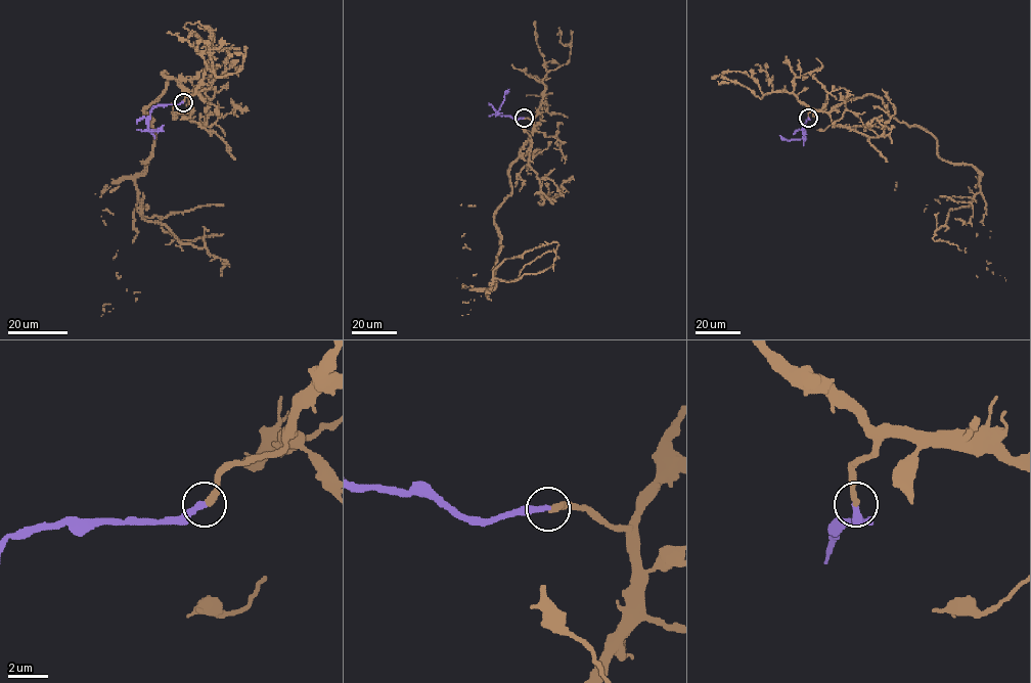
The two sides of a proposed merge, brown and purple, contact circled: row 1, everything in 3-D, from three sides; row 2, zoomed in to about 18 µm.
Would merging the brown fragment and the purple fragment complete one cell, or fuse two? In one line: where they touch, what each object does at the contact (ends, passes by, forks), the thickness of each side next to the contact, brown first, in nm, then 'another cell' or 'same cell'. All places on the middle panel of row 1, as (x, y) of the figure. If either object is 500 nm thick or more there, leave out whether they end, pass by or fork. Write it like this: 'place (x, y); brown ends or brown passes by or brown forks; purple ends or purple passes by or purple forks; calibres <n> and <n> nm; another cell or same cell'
place (524, 118); brown ends; purple ends; calibres 320 and 320 nm; same cell

